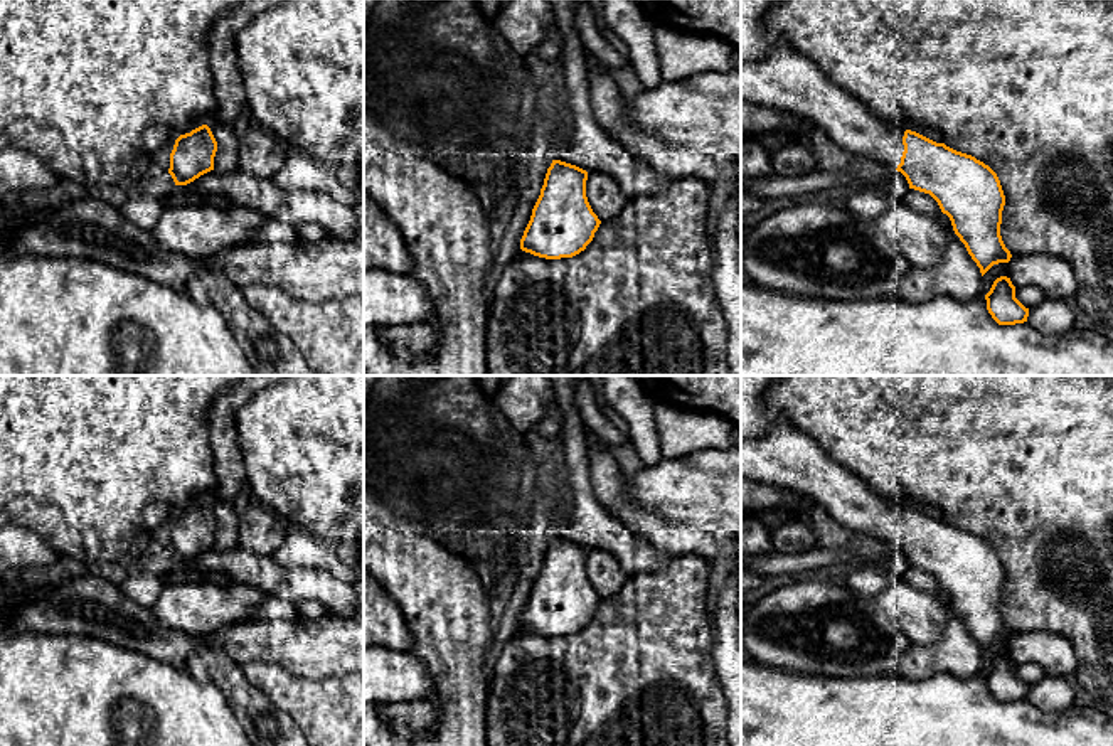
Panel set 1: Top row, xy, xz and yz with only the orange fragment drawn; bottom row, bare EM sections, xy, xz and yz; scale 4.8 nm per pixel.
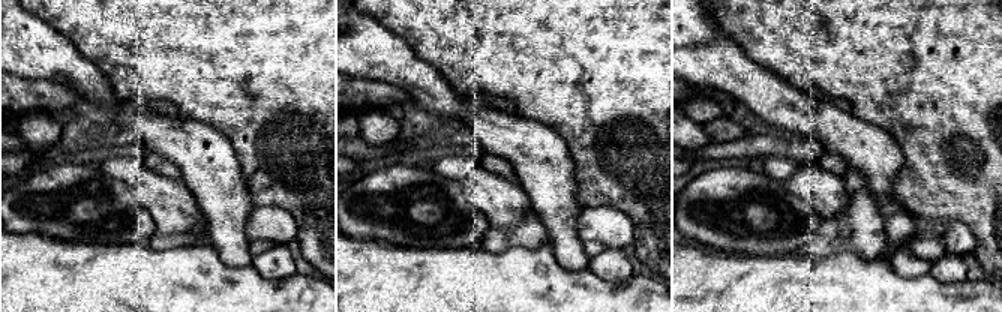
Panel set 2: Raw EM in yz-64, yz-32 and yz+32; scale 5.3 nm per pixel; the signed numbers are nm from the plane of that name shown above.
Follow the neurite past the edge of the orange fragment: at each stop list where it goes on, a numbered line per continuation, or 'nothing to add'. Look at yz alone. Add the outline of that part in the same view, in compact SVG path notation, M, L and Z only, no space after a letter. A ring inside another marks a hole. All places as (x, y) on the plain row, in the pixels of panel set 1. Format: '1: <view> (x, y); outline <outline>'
1: yz (788, 457); outline M783 414L766 436L741 441L741 477L810 497L857 542L896 547L901 541L906 502L879 497Z

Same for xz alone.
nothing to add

